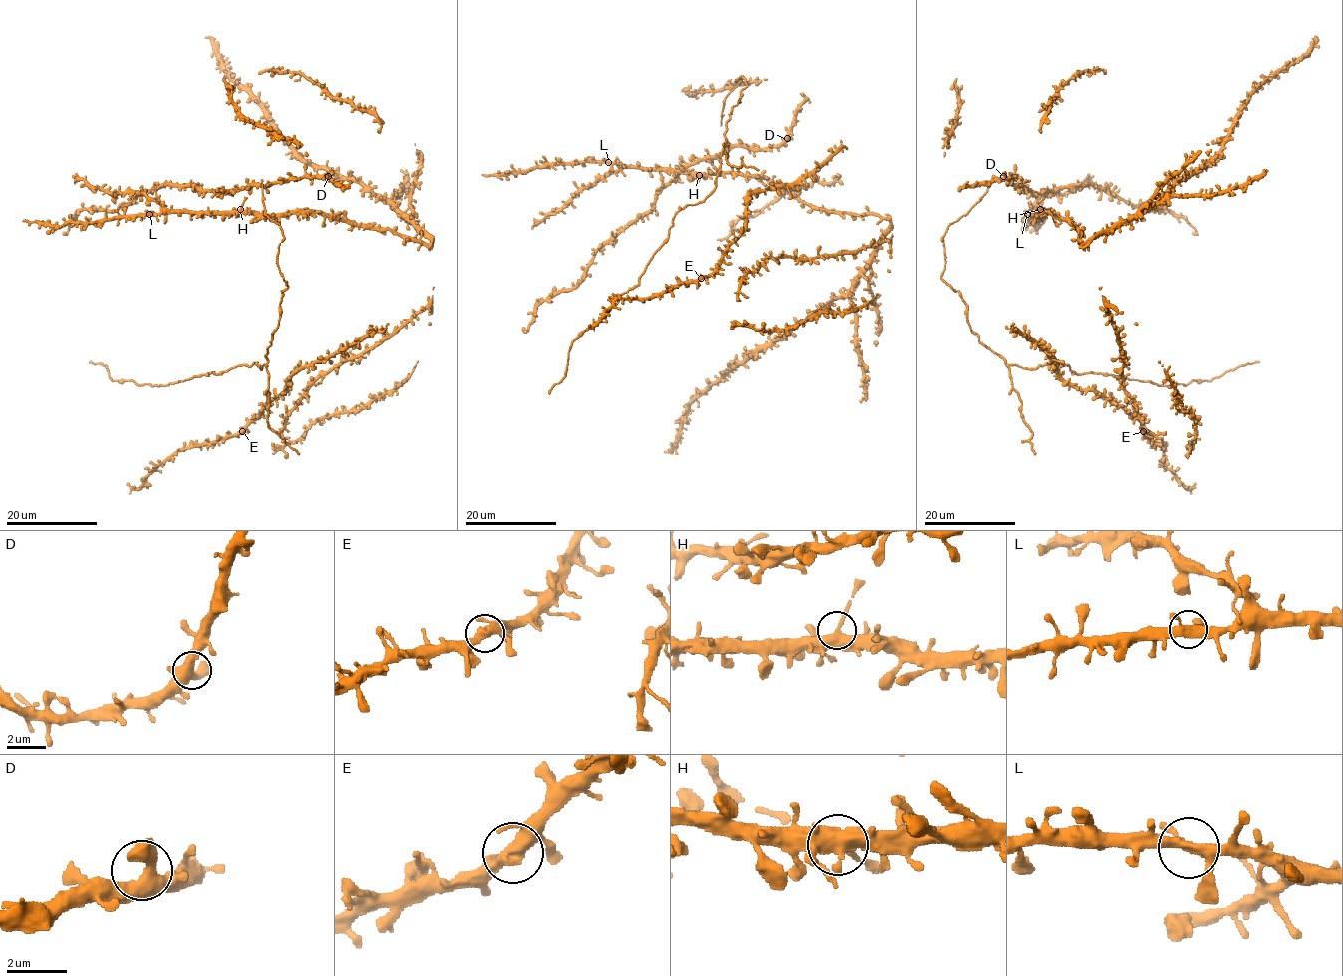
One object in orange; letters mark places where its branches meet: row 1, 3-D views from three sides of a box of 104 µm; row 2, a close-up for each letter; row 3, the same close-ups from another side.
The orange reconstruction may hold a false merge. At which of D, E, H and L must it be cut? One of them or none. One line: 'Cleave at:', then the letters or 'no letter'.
Cleave at: no letter

